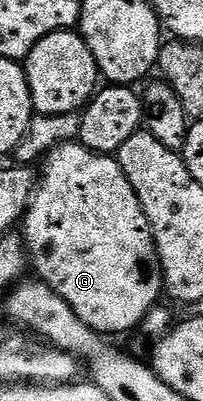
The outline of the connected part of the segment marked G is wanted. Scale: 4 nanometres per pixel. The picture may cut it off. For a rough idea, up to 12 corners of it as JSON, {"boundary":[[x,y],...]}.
{"boundary":[[46,154],[33,272],[97,333],[137,330],[164,282],[113,156]]}

